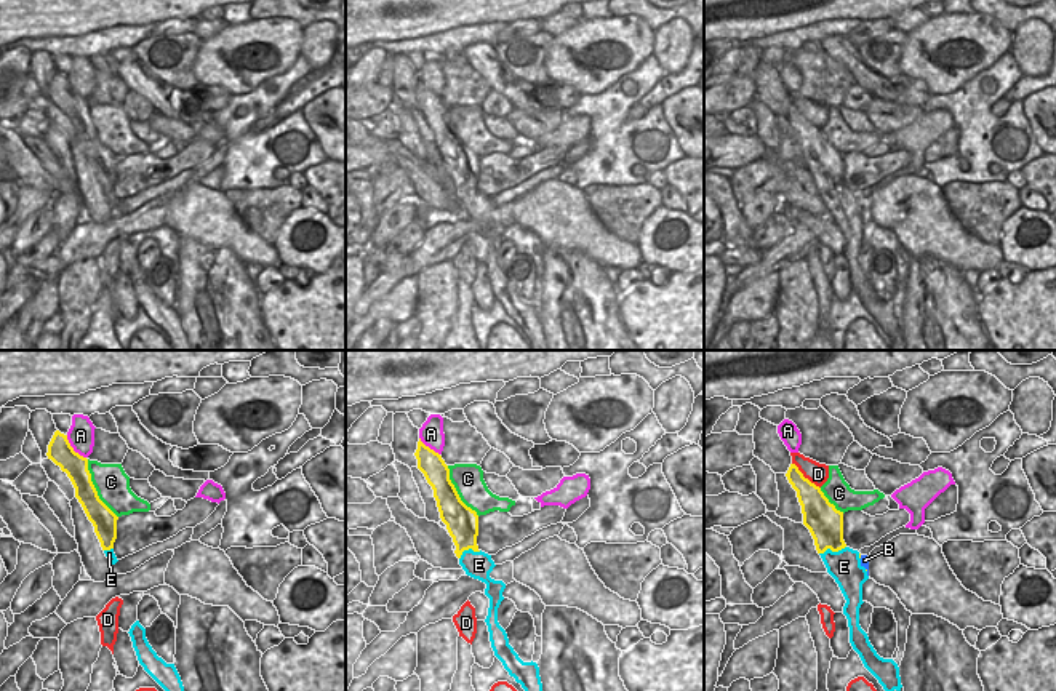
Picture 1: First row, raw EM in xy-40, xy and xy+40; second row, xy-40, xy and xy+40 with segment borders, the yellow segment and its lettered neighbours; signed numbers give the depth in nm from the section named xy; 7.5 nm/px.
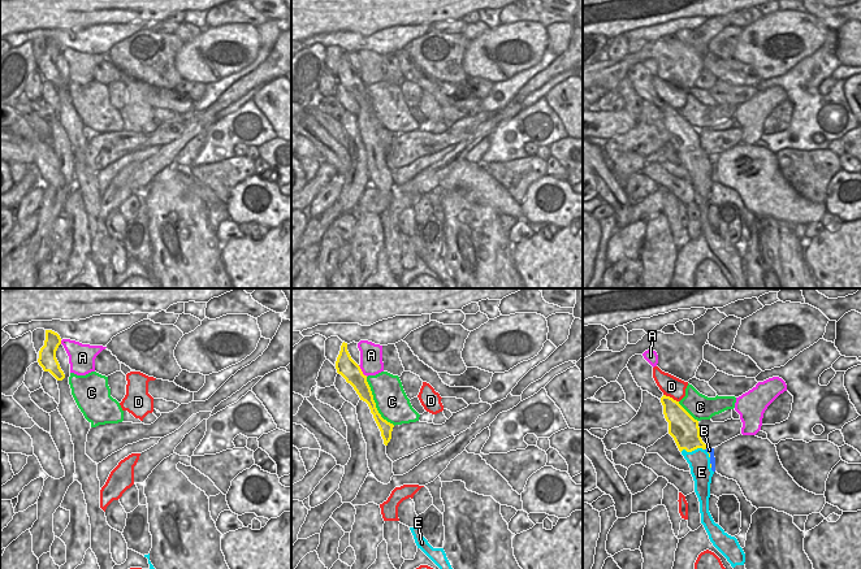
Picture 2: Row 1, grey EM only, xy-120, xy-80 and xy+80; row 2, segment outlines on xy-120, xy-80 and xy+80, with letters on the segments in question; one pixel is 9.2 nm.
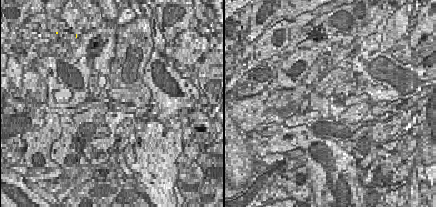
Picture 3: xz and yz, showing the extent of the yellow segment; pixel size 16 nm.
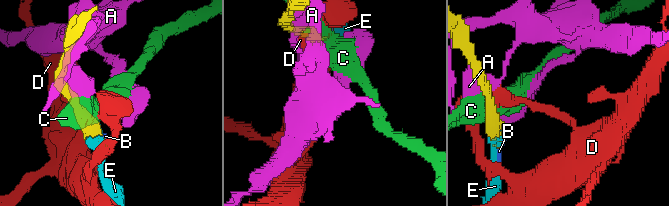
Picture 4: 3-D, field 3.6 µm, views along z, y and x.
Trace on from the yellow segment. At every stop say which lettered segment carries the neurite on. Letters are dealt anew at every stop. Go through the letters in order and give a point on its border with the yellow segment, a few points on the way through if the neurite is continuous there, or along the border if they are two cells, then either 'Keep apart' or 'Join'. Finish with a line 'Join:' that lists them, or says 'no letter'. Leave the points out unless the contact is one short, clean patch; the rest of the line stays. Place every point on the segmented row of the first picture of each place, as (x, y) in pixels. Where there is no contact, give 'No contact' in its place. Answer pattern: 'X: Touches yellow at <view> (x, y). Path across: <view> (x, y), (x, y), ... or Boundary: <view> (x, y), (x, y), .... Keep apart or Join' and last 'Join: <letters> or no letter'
A: Touches yellow at xy-40 (72, 448). Keep apart
B: No contact. Keep apart
C: Touches yellow at xy-40 (95, 488). Keep apart
D: Touches yellow at xy+40 (804, 477). Boundary: xy+40 (792, 463), (820, 488). Keep apart
E: Touches yellow at xy+40 (832, 551). Join
Join: E.

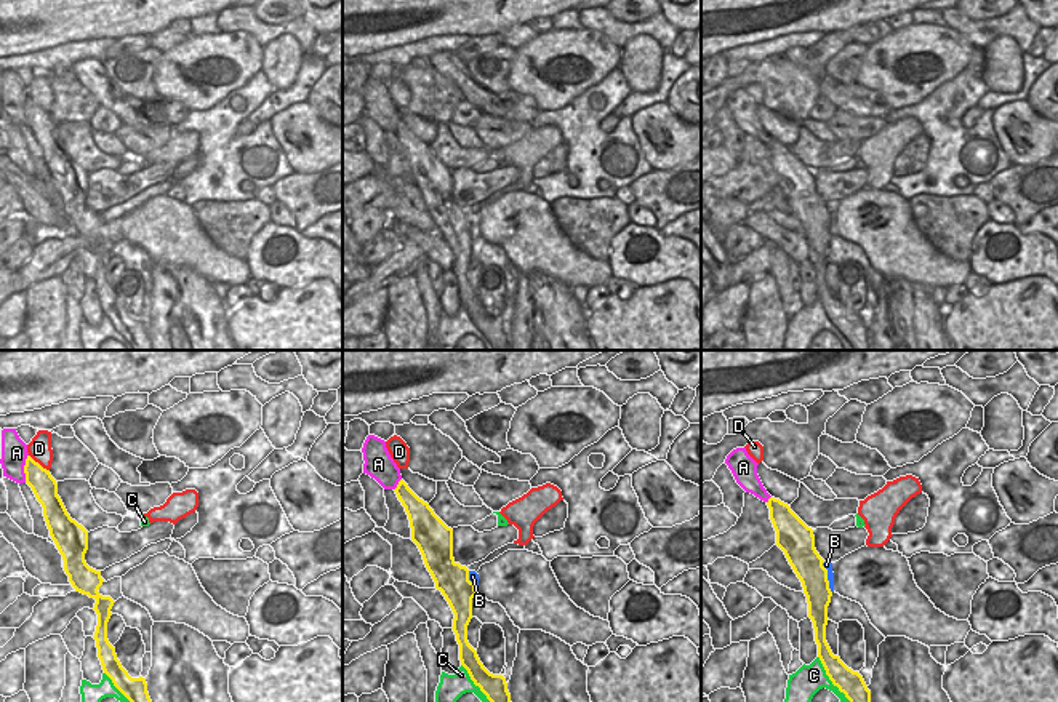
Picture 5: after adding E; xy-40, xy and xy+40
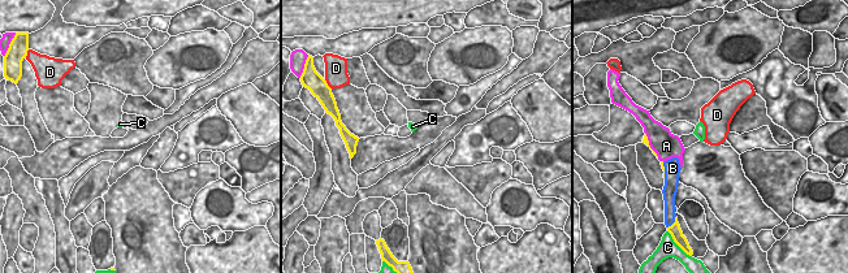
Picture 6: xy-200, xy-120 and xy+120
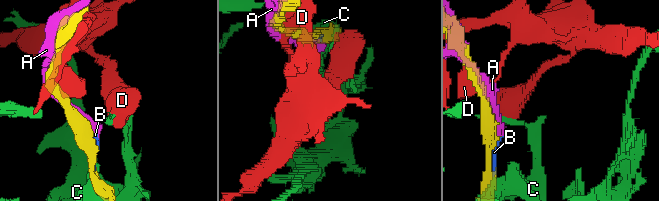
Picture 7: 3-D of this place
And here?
A: Touches yellow at xy-40 (24, 469). Keep apart
B: Touches yellow at xy+40 (826, 578). Boundary: xy+40 (823, 562), (831, 592). Keep apart
C: Touches yellow at xy+40 (829, 678). Keep apart
D: Touches yellow at xy-40 (37, 462). Keep apart
Join: no letter.

